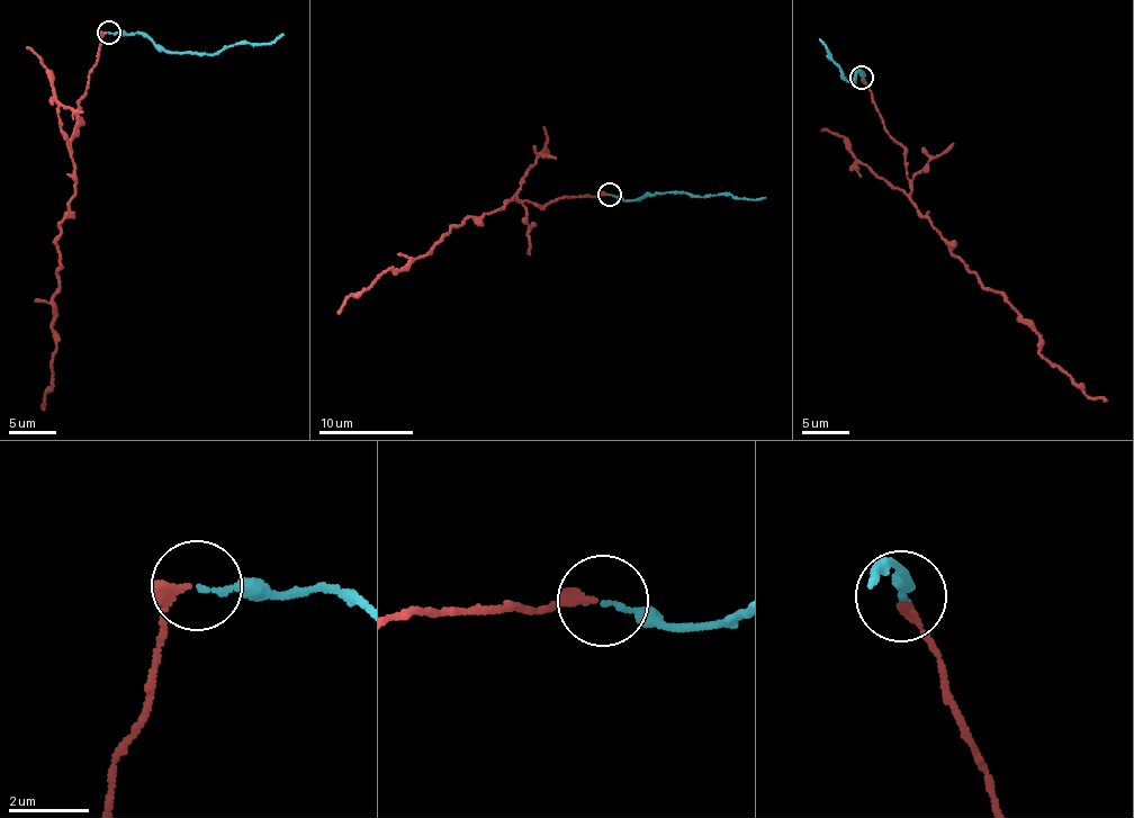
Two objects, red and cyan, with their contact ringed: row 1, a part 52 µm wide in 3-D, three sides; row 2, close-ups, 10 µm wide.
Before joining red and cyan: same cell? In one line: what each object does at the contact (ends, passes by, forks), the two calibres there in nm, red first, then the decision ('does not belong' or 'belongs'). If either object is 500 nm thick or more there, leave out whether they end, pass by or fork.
red ends there; cyan ends there; 260 nm thick on the red side, 120 nm on the other; does not belong

